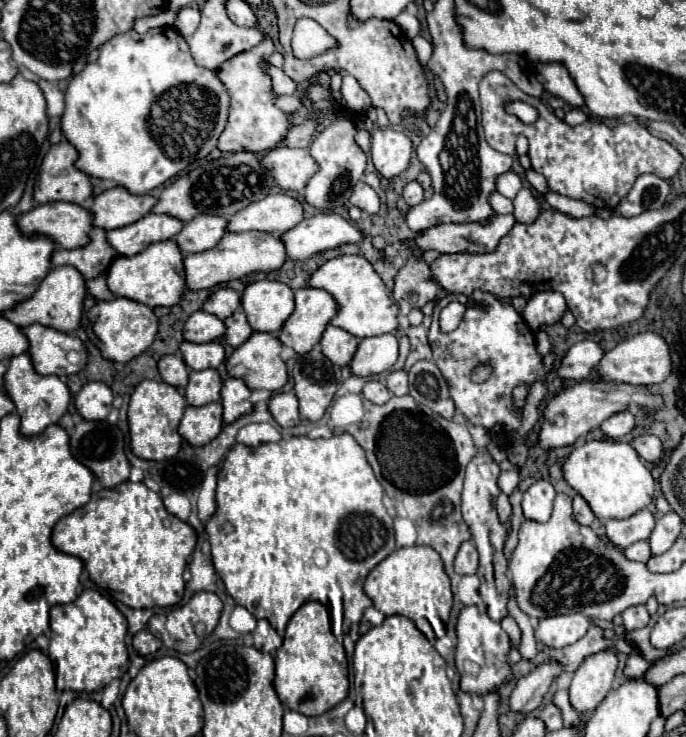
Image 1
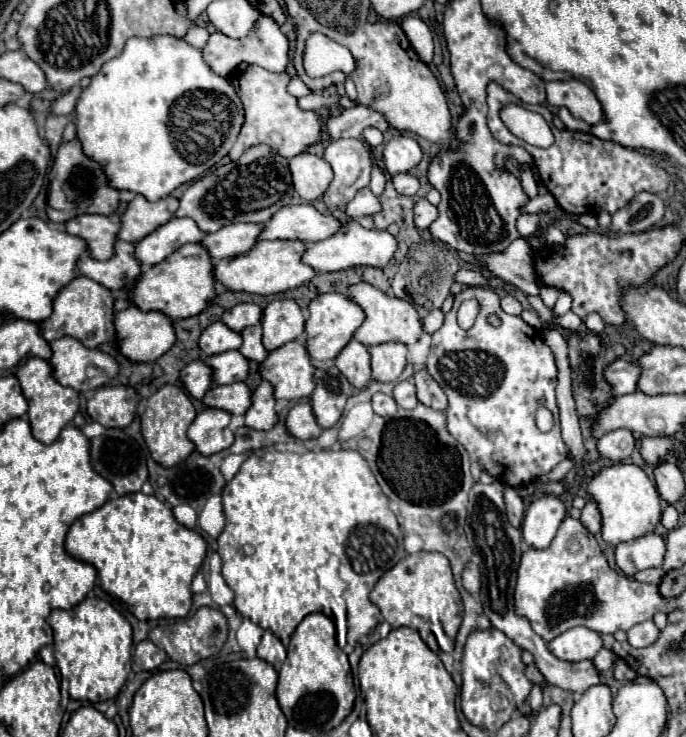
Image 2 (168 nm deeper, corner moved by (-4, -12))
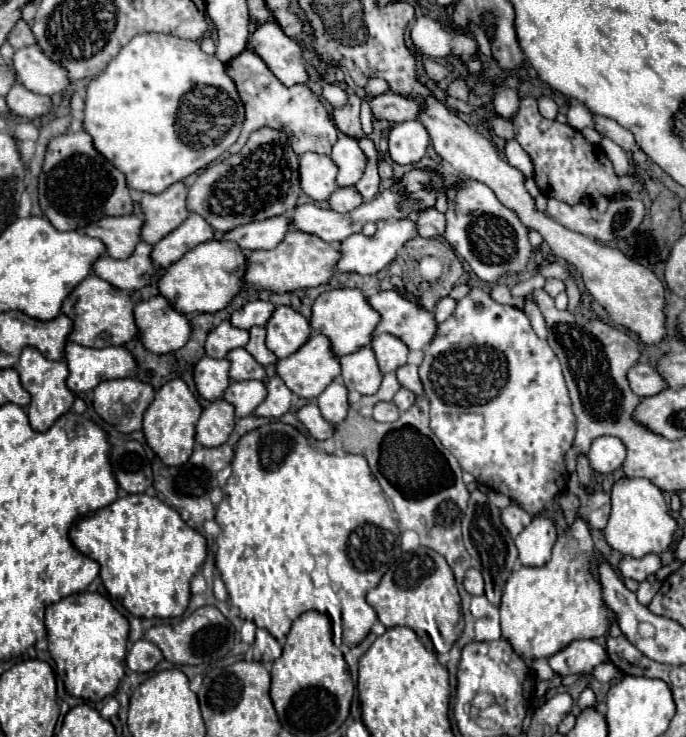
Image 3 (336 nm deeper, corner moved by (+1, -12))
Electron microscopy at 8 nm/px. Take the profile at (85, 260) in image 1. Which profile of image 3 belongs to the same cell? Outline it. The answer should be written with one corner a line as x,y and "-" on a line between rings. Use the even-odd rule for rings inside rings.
140,242
134,256
128,260
114,260
110,256
100,256
94,262
94,274
102,280
114,284
120,290
140,290
148,286
154,278
154,262
150,258
152,244

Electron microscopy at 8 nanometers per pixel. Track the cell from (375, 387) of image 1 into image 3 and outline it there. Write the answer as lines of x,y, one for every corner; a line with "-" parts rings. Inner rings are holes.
378,402
374,406
374,420
378,422
394,422
398,420
398,416
400,416
400,410
392,402

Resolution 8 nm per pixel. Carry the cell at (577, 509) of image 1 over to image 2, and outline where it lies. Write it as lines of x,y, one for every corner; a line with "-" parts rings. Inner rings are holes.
589,500
585,504
585,508
581,510
579,522
587,528
587,532
599,534
599,530
601,530
601,516
599,516
599,508
597,508
597,504
593,500

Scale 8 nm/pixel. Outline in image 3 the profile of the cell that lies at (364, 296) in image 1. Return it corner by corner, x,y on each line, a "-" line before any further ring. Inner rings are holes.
396,290
378,292
376,296
370,296
368,302
382,316
374,336
382,334
382,332
394,334
410,350
422,350
436,336
438,322
434,318
434,314
430,310
402,298

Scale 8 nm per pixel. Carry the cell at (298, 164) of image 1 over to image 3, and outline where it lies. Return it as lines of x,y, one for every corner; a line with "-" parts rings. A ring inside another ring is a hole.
306,152
300,156
300,186
312,200
328,200
336,186
338,166
330,156

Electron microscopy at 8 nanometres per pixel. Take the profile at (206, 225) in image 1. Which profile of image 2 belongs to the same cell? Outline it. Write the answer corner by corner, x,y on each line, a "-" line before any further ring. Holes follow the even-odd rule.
227,224
217,232
207,234
201,244
207,248
213,260
239,256
257,242
261,224

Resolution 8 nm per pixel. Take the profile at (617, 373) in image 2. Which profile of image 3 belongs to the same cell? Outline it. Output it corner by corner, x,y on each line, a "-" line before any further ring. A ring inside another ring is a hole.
636,364
628,372
628,380
630,380
630,388
634,388
634,392
642,398
656,396
658,392
662,392
668,386
666,380
658,374
658,370
648,364

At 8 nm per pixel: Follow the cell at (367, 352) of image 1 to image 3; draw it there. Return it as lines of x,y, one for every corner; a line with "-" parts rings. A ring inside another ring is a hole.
392,334
376,336
372,340
372,350
376,352
382,372
394,372
396,368
404,366
408,360
408,346

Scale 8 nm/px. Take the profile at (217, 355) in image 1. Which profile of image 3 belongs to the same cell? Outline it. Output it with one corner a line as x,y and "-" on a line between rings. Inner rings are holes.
236,348
234,352
230,352
230,356
226,356
230,360
230,378
232,380
266,380
266,368
262,364
258,364
254,360
254,356
250,352
246,352
244,348

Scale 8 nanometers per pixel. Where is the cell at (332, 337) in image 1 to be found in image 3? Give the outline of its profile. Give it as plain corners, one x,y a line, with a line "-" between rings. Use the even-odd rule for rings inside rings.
360,348
354,354
342,356
342,380
348,390
360,394
376,394
382,384
382,372
378,368
372,348

